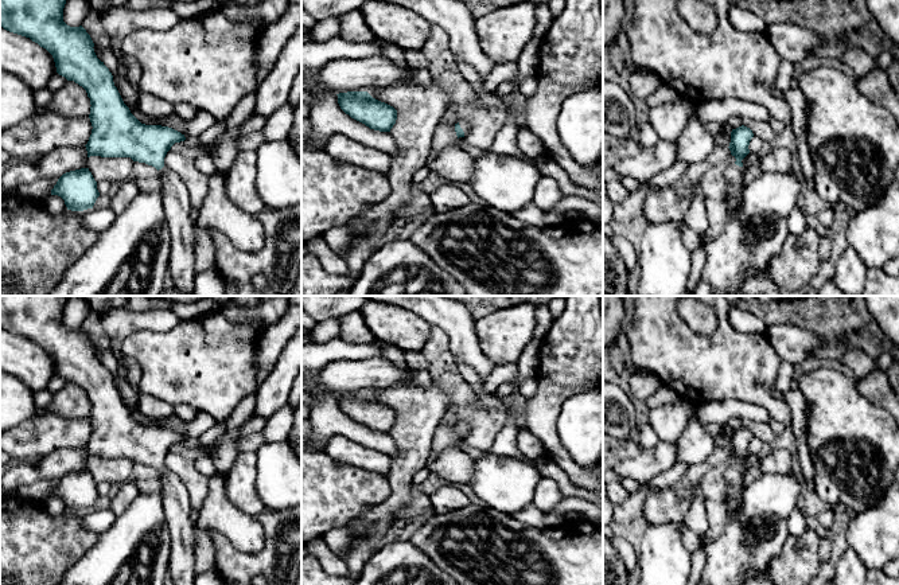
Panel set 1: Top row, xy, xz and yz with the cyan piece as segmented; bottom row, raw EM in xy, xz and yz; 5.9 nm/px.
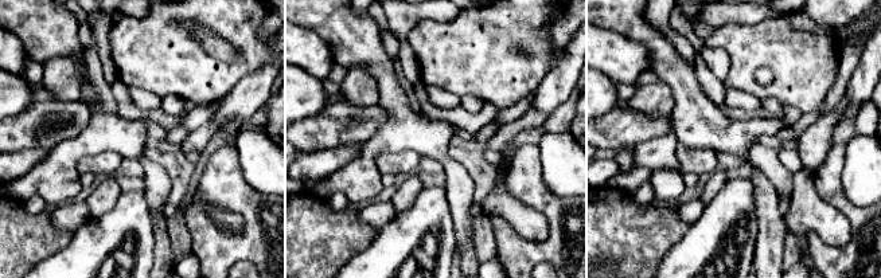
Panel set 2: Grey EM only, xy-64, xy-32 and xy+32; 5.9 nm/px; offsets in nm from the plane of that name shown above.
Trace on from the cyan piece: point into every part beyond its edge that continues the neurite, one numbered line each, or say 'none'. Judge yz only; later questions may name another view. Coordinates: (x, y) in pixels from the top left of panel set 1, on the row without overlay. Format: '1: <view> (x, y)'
1: yz (735, 484)

